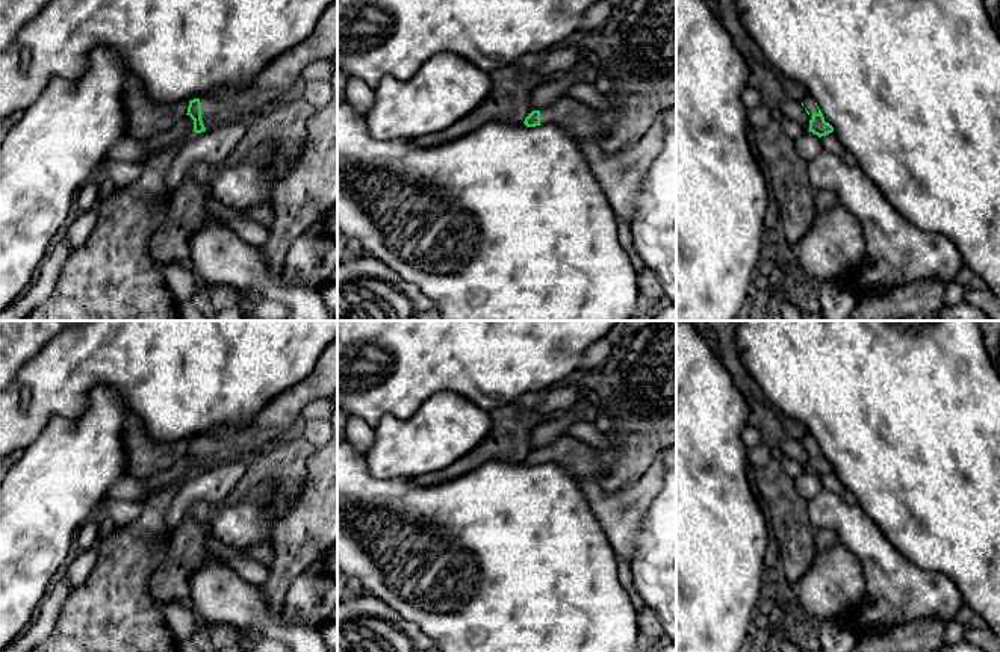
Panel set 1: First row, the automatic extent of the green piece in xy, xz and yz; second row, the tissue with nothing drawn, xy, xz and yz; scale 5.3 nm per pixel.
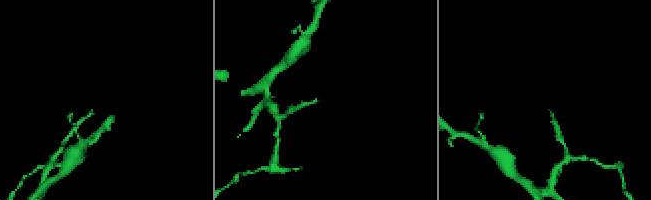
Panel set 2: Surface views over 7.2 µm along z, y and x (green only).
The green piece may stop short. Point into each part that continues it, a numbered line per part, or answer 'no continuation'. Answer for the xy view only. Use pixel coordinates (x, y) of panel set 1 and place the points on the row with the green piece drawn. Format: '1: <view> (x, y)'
1: xy (282, 77)

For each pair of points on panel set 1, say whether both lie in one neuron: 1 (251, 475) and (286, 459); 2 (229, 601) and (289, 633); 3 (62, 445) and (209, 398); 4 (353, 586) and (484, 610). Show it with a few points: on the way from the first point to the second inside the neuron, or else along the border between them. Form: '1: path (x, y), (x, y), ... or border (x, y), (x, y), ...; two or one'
1: path (260, 469), (277, 465); one
2: path (244, 607), (263, 620), (274, 624); one
3: border (105, 386), (118, 394), (129, 413); two
4: border (353, 577), (362, 583), (365, 592); two

